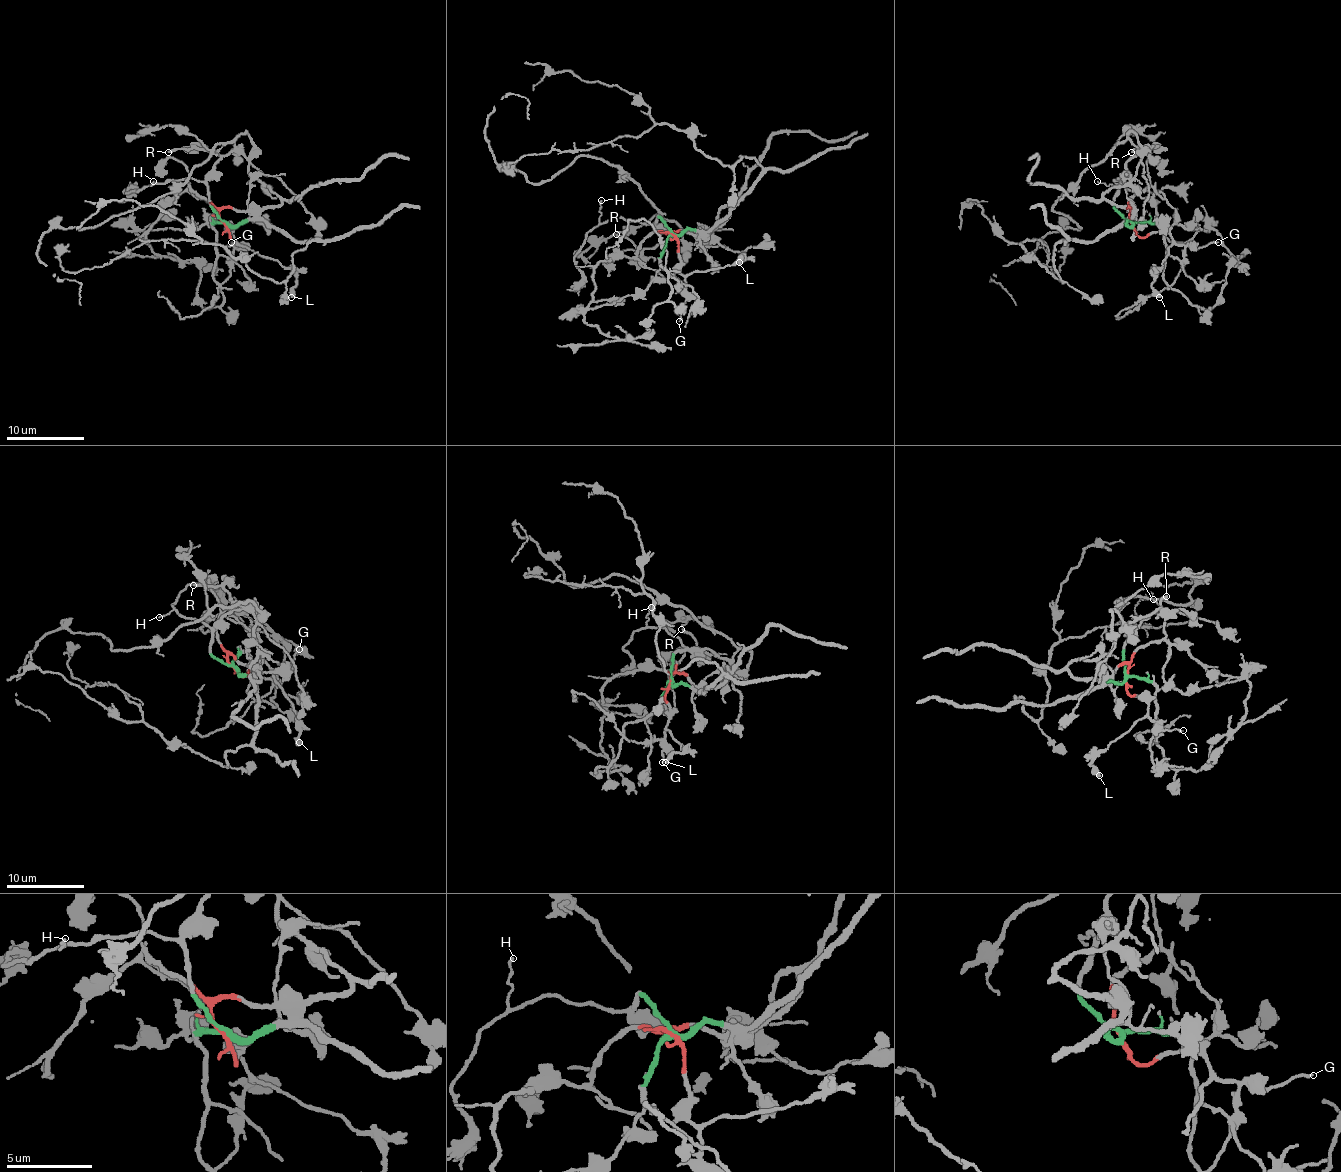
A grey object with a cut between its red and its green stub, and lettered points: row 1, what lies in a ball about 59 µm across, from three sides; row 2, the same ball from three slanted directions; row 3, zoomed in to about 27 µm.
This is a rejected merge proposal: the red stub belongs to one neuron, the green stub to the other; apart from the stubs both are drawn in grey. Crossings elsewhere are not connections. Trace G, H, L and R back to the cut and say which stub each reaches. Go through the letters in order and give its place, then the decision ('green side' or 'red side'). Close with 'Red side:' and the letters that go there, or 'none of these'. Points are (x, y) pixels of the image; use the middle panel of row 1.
G: (679, 321) | red side
H: (601, 200) | green side
L: (739, 262) | red side
R: (616, 234) | green side
Red side: G, L

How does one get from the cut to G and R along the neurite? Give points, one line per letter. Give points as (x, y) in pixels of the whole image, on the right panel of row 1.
G: (1131, 224), (1142, 237), (1165, 232), (1177, 243), (1204, 247), (1218, 241)
R: (1131, 222), (1113, 205), (1113, 195), (1125, 164), (1146, 148), (1131, 152)

